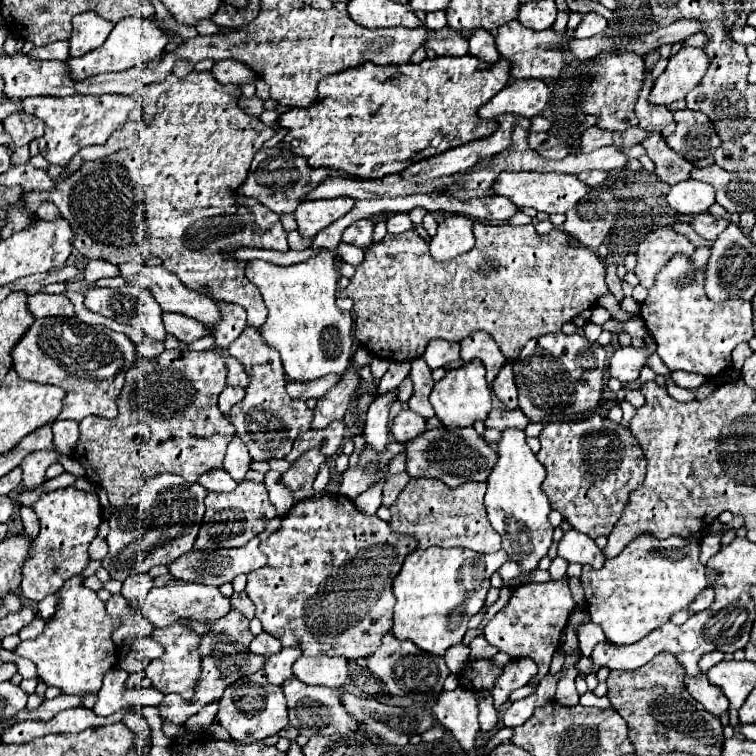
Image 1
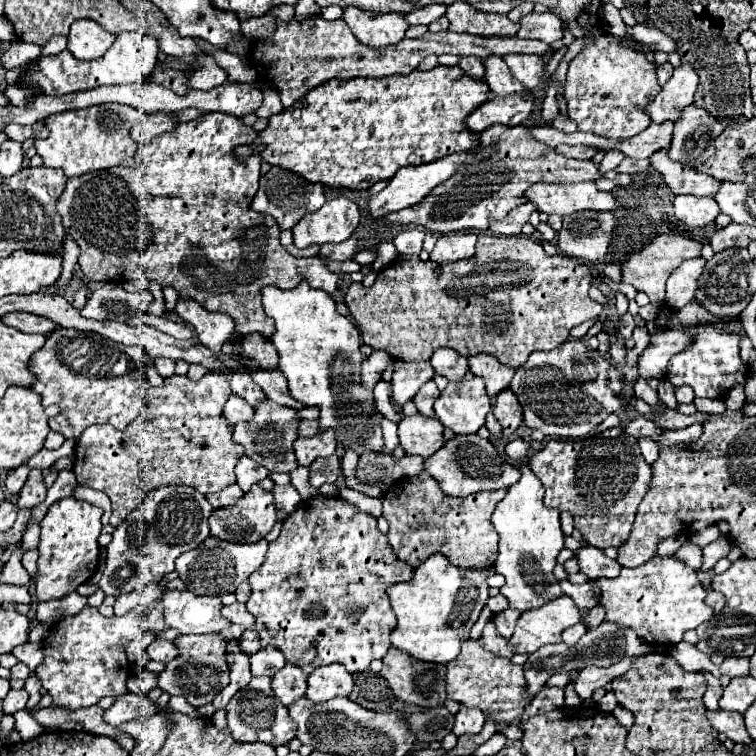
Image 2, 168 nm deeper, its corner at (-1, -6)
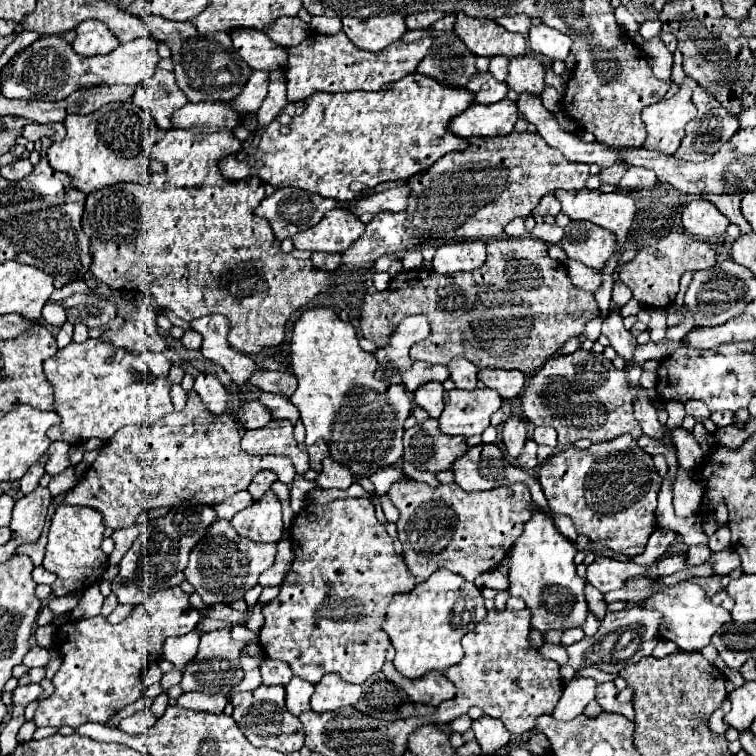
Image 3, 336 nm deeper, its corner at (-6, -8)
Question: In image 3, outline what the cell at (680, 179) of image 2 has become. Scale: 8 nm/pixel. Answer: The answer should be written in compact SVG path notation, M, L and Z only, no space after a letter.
M721 194L721 196L703 196L703 198L711 200L729 218L729 222L737 224L741 228L741 234L751 234L753 232L753 228L749 226L749 222L743 218L743 214L739 210L743 196L739 196L739 194Z

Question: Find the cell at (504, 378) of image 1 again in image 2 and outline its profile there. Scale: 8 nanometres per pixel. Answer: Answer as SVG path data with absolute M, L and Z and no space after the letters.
M510 388L502 390L498 394L498 398L494 398L492 412L498 418L498 422L502 424L504 436L510 436L522 422L522 406L518 404L518 400Z

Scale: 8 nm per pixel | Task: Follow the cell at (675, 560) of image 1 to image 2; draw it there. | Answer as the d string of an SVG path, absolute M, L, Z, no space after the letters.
M654 556L638 568L622 568L616 578L594 580L602 594L600 604L606 608L606 620L620 628L632 628L648 644L678 644L686 630L712 618L710 606L704 604L706 590L686 562L676 556Z

